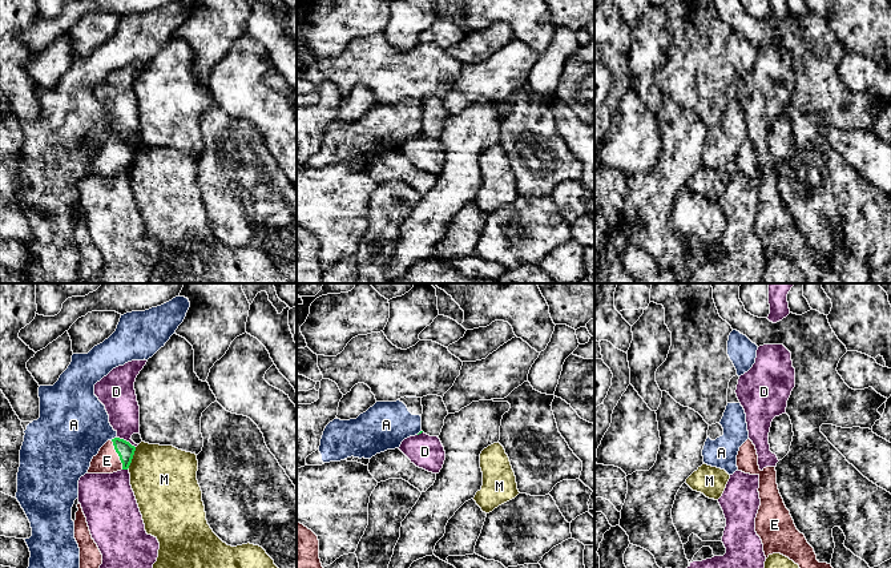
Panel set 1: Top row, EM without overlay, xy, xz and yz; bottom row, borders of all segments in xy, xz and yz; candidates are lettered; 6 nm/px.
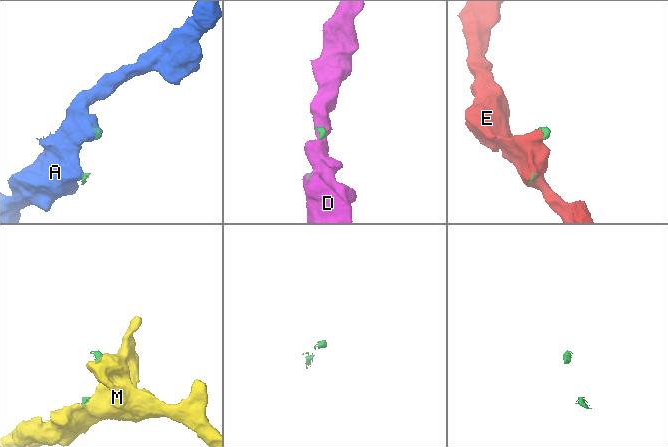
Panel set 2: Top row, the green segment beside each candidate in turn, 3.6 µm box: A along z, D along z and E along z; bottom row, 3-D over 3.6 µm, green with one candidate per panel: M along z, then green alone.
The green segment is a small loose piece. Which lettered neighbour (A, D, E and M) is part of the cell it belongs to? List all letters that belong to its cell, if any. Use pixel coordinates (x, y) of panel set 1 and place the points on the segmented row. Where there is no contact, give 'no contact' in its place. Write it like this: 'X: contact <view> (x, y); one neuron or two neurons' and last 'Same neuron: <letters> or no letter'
A: contact xy (115, 438); two neurons
D: contact xy (125, 440); two neurons
E: contact xy (119, 455); one neuron
M: contact xy (132, 458); two neurons
Same neuron: E

